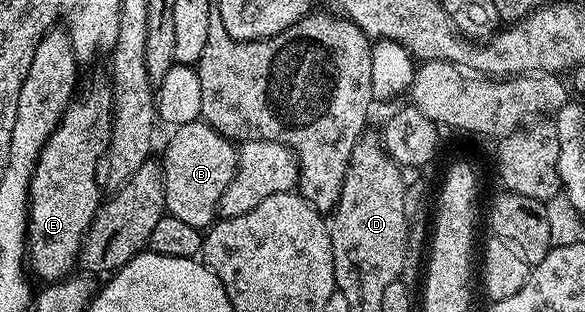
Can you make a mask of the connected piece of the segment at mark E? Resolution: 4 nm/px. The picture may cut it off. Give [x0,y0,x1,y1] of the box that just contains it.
[26,78,112,284]

